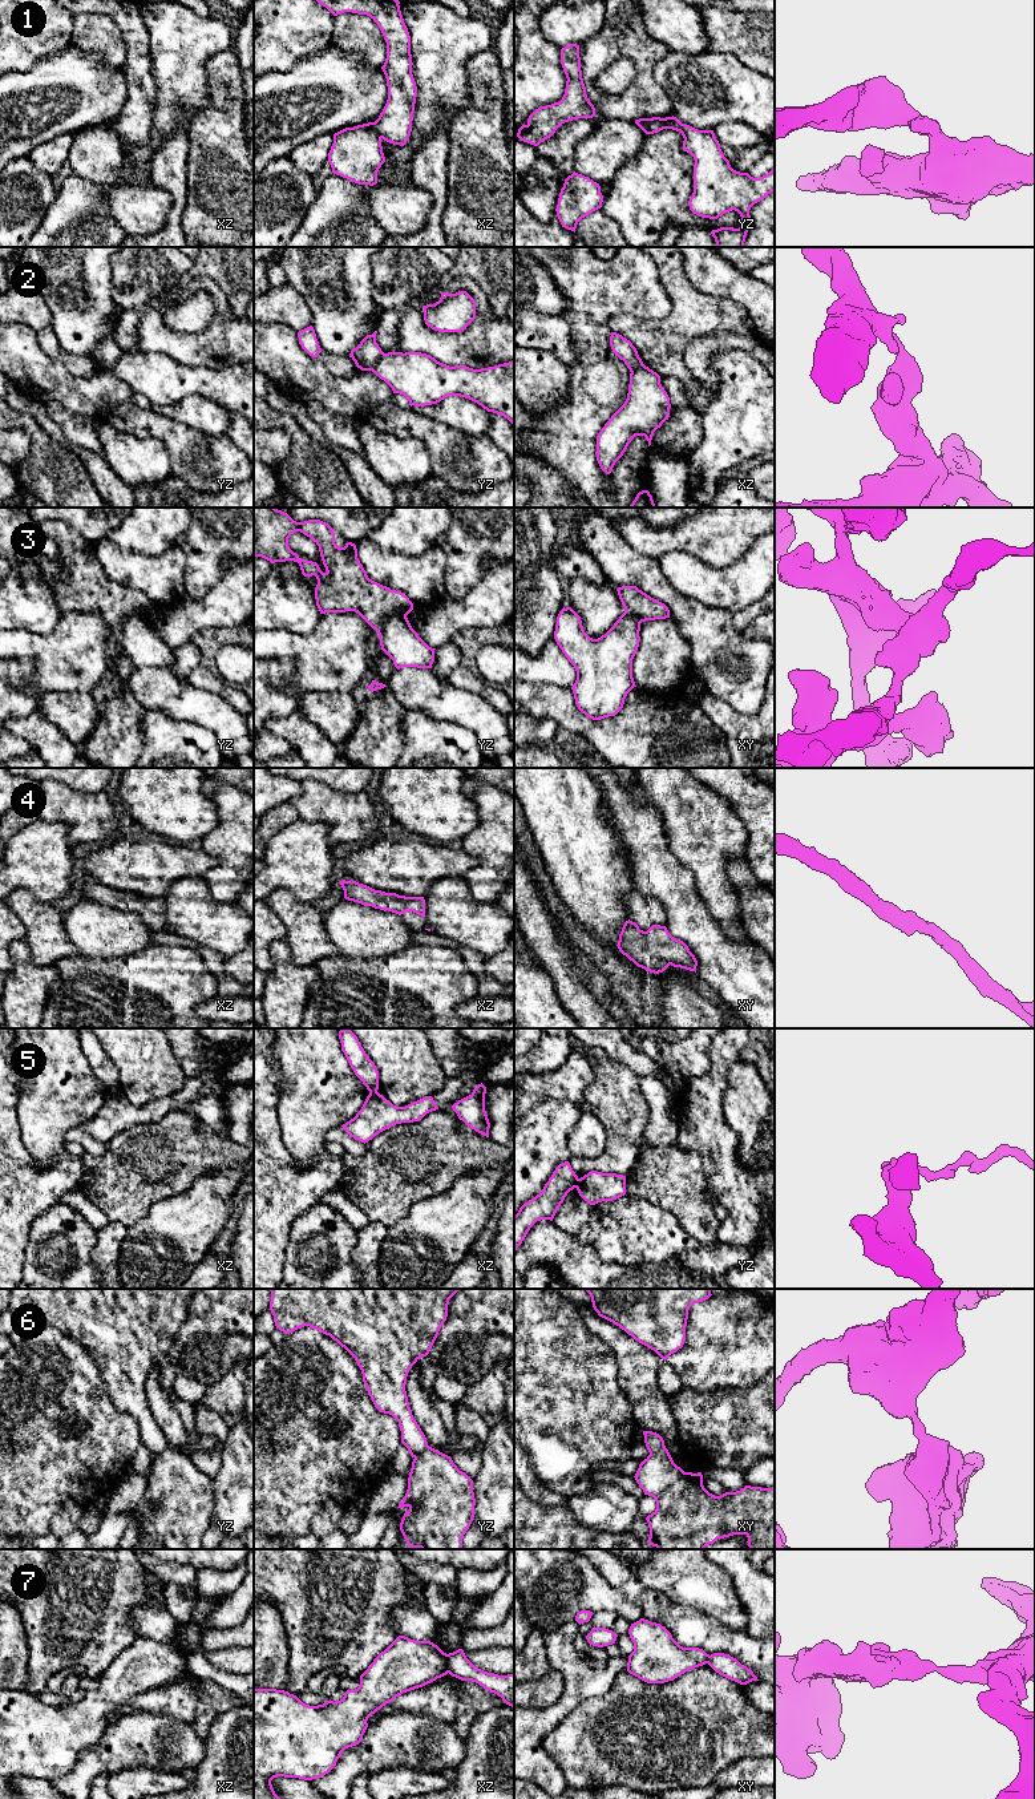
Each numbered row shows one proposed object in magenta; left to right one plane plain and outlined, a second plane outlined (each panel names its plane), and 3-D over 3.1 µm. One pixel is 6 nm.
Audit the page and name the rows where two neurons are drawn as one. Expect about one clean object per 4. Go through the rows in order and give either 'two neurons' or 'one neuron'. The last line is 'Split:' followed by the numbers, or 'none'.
1: two neurons
2: two neurons
3: two neurons
4: one neuron
5: two neurons
6: two neurons
7: two neurons
Split: 1, 2, 3, 5, 6, 7

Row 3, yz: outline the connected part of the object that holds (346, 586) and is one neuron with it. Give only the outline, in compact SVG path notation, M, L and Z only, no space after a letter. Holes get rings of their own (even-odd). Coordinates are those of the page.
M254 508L254 555L262 557L271 563L294 561L299 563L304 577L315 575L318 579L315 599L320 614L355 611L376 630L385 618L393 615L407 616L413 610L413 603L404 593L391 590L369 579L357 558L356 545L347 542L344 547L339 547L335 543L333 529L320 520L296 522L287 513L276 508ZM295 531L310 537L319 546L326 567L324 573L316 562L302 559L290 549L288 538Z

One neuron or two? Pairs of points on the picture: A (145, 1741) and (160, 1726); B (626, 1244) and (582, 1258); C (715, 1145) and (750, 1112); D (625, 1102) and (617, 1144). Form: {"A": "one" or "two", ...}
{"A": "one", "B": "two", "C": "two", "D": "one"}

